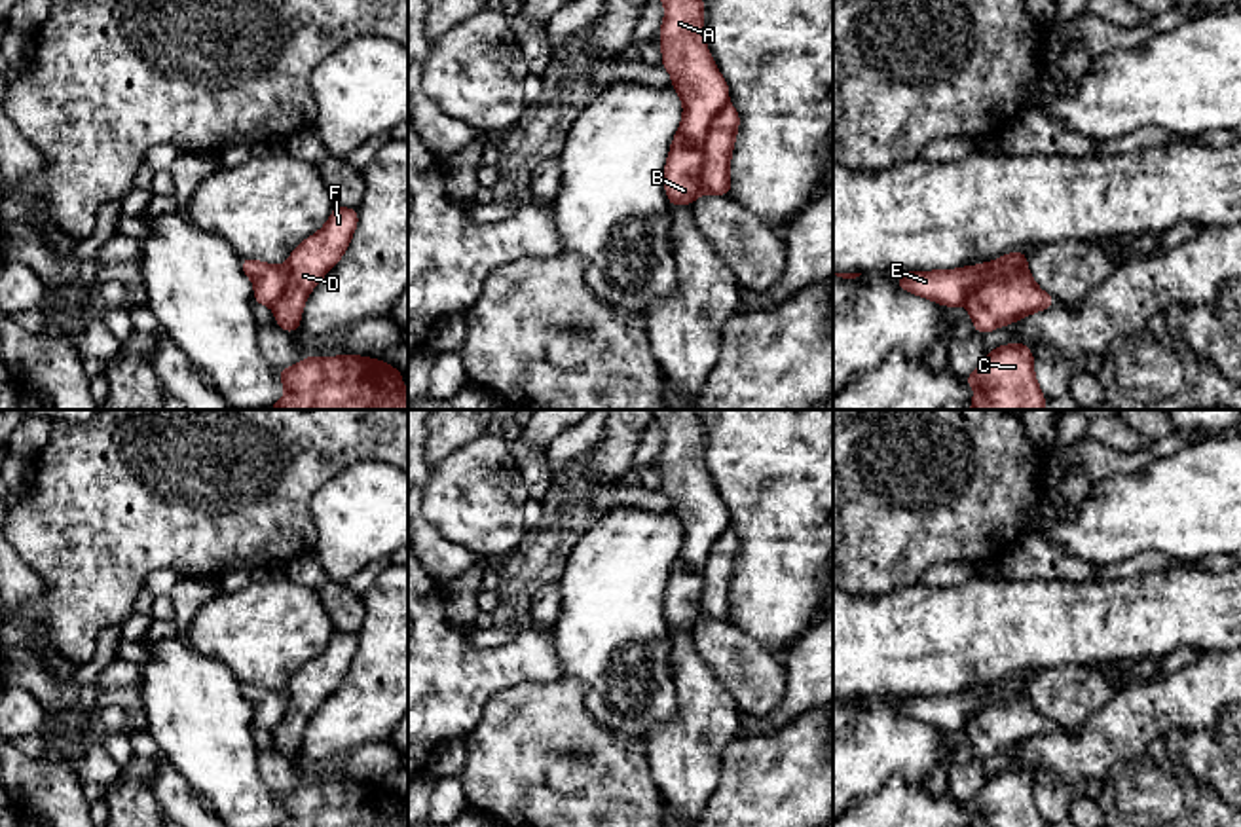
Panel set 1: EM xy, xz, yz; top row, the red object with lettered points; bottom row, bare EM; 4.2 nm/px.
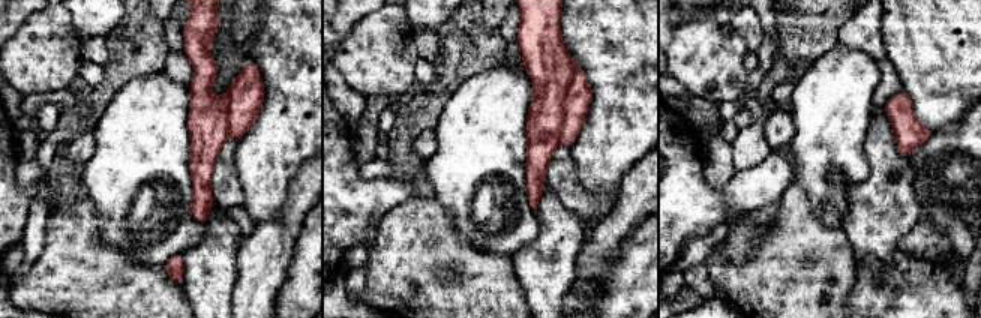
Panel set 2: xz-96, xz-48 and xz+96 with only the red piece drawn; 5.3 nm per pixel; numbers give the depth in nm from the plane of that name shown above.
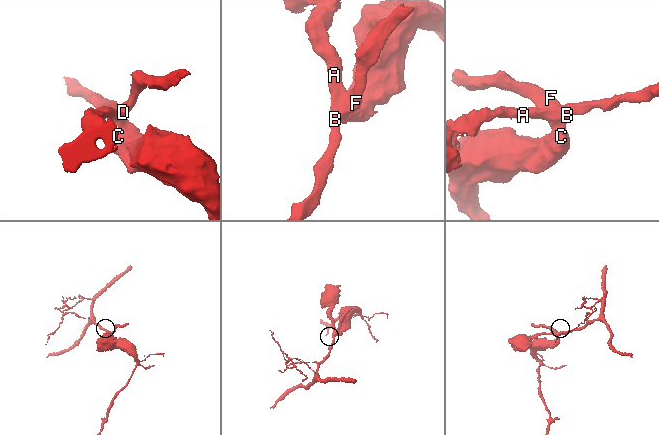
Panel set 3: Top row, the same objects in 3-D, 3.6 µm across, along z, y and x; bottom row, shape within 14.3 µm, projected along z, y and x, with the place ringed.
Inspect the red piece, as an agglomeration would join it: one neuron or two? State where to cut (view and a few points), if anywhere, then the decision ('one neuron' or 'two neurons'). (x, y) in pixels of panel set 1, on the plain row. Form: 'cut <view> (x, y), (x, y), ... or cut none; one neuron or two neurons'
cut xz (727, 528), (712, 547), (704, 566), (701, 615); two neurons

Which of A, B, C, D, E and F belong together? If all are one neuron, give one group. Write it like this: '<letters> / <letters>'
A B E / C D F

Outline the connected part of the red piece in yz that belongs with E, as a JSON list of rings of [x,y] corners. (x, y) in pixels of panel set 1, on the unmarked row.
[[[1017,675],[987,689],[958,694],[899,698],[896,708],[911,719],[953,732],[964,730],[972,715],[987,704],[1009,704],[1025,698],[1028,698],[1027,681]]]

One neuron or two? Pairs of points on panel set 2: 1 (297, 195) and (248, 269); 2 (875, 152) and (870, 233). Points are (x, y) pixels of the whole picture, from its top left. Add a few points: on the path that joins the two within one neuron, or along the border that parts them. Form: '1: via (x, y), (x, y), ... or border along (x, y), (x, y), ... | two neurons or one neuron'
1: via (293, 213), (288, 225), (266, 251) | one neuron
2: via (878, 171), (878, 213) | one neuron

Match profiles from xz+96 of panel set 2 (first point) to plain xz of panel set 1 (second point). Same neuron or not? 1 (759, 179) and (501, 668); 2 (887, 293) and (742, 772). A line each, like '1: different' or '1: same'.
1: same
2: same

